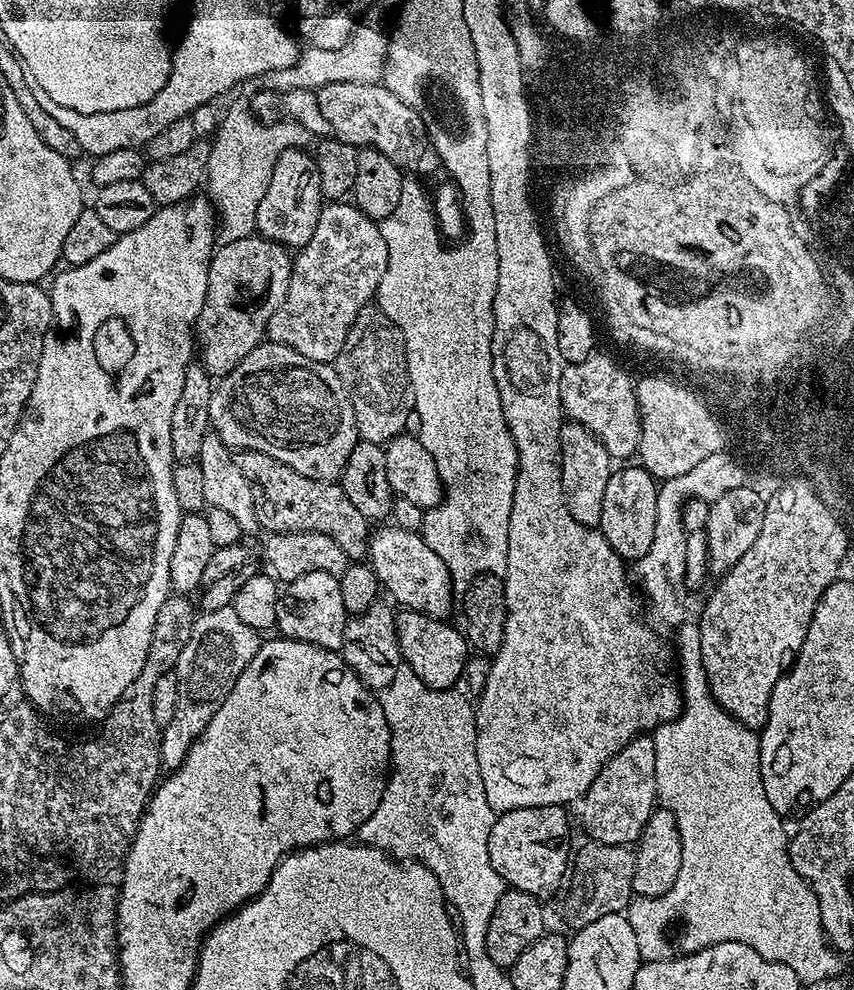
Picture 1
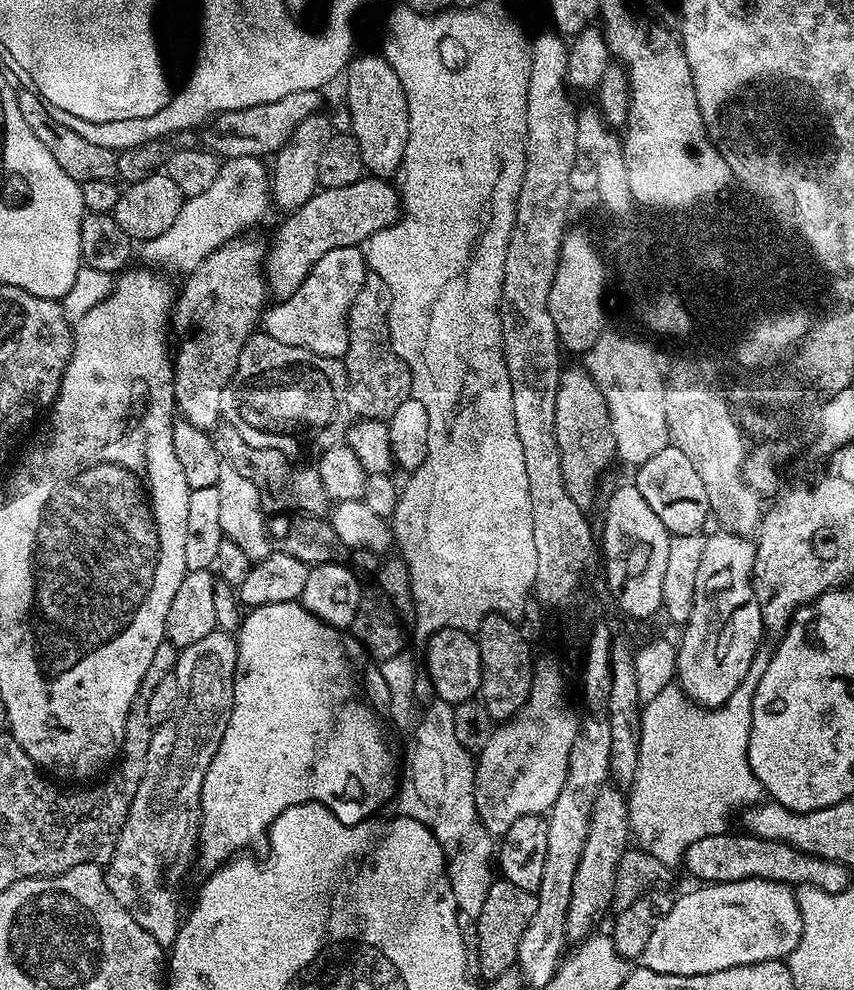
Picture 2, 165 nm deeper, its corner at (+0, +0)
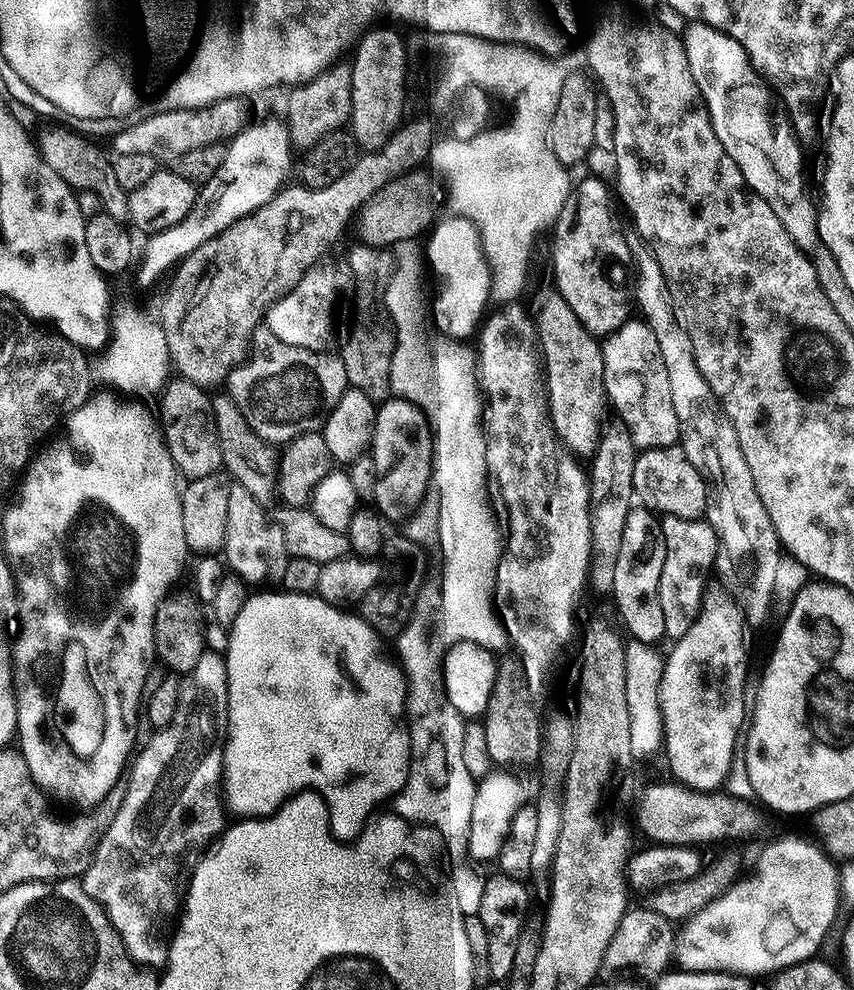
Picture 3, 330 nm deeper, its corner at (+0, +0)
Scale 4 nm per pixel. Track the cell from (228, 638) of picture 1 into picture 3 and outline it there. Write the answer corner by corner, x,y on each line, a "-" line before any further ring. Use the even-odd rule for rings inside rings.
205,651
203,656
198,658
196,665
180,681
180,693
178,694
178,710
174,718
165,728
153,731
152,737
148,740
148,745
144,749
135,753
134,759
130,764
130,771
127,773
128,789
126,798
122,798
122,806
118,814
114,814
114,822
110,822
110,830
102,834
102,842
98,842
96,853
92,859
92,864
85,870
82,883
86,894
94,898
103,908
108,916
114,930
122,938
124,949
128,952
128,957
137,966
143,966
148,970
160,970
168,963
168,945
170,943
170,925
177,919
181,911
184,898
188,890
188,883
192,880
192,869
196,867
201,856
208,851
210,845
219,837
226,827
224,812
226,804
222,799
222,777
224,774
224,741
226,739
226,729
228,727
228,675
224,669
224,656
215,651

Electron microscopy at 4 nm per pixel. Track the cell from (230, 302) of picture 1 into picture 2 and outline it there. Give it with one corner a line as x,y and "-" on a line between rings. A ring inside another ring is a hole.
371,174
365,175
364,179
352,183
350,186
338,186
337,188
320,188
312,195
310,202
306,202
296,211
287,213
280,229
272,236
272,245
266,248
266,255
262,265
269,293
277,301
290,298
298,286
308,277
309,270
326,254
335,248
350,246
351,248
363,245
378,230
388,228
397,220
401,219
402,209
400,206
400,194
395,187
392,188
387,179
377,178

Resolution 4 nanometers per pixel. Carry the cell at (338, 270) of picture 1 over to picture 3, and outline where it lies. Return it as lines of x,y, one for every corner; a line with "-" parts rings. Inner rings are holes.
328,263
311,268
290,291
268,307
266,326
278,334
282,342
315,352
323,352
329,347
327,344
332,340
332,327
336,324
336,303
340,300
340,272

